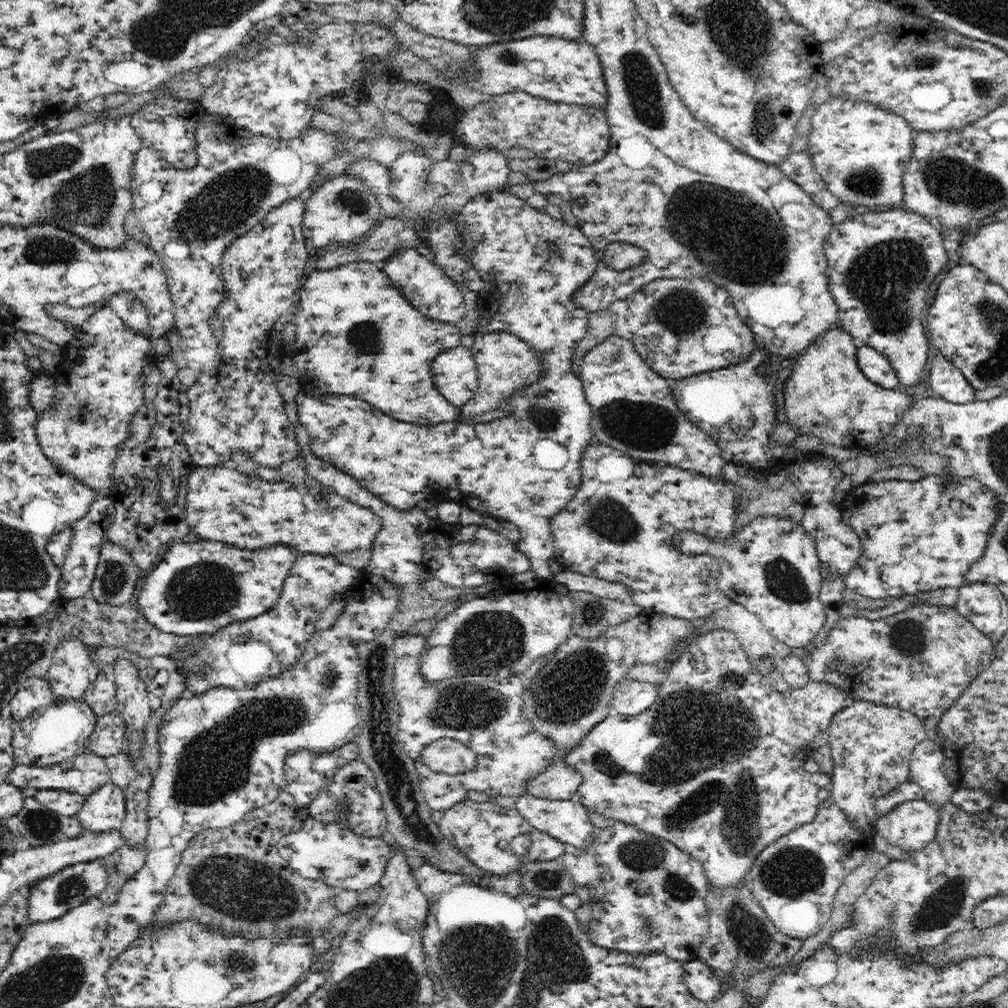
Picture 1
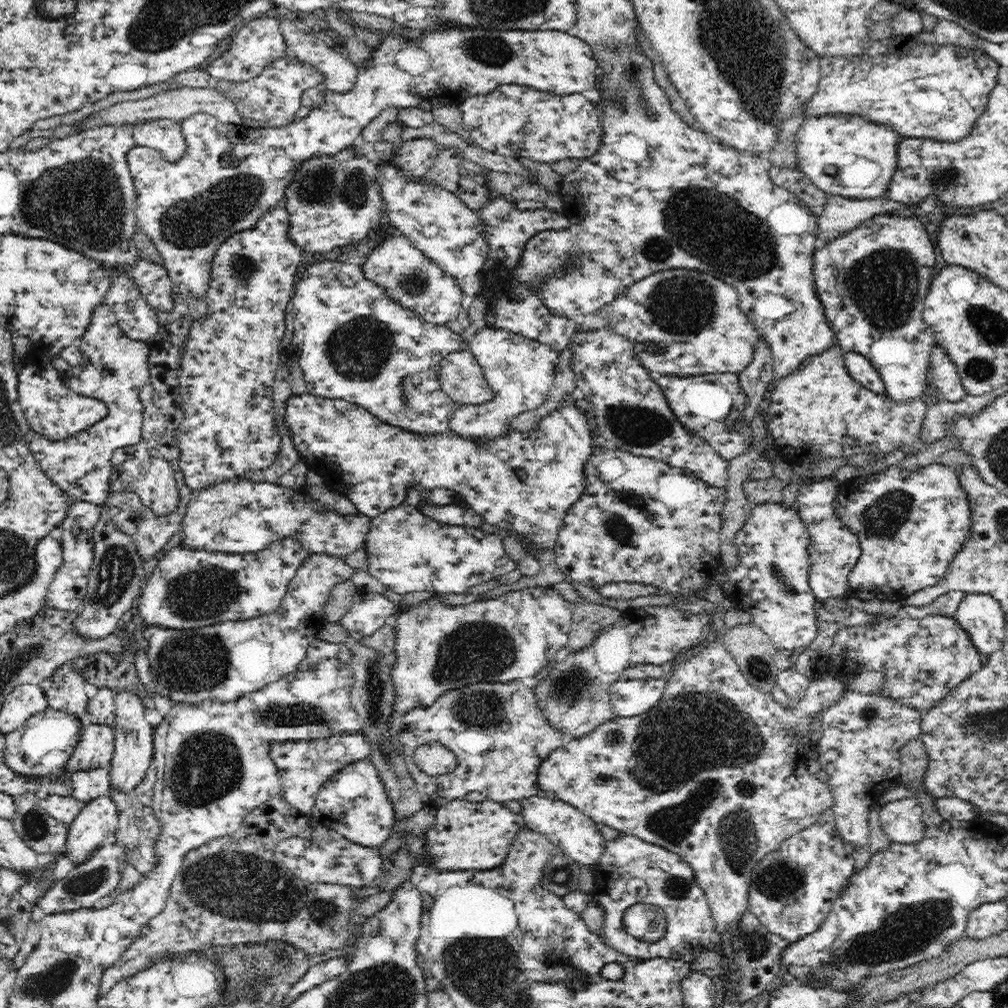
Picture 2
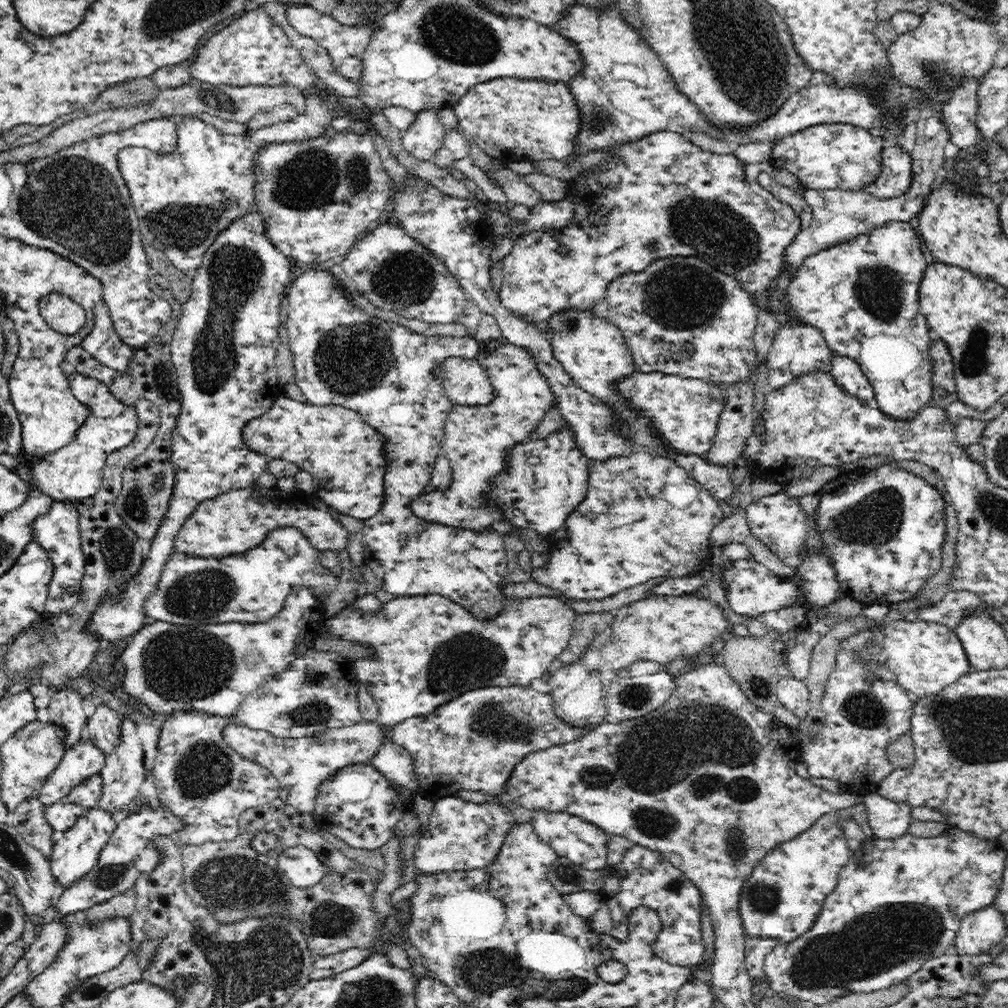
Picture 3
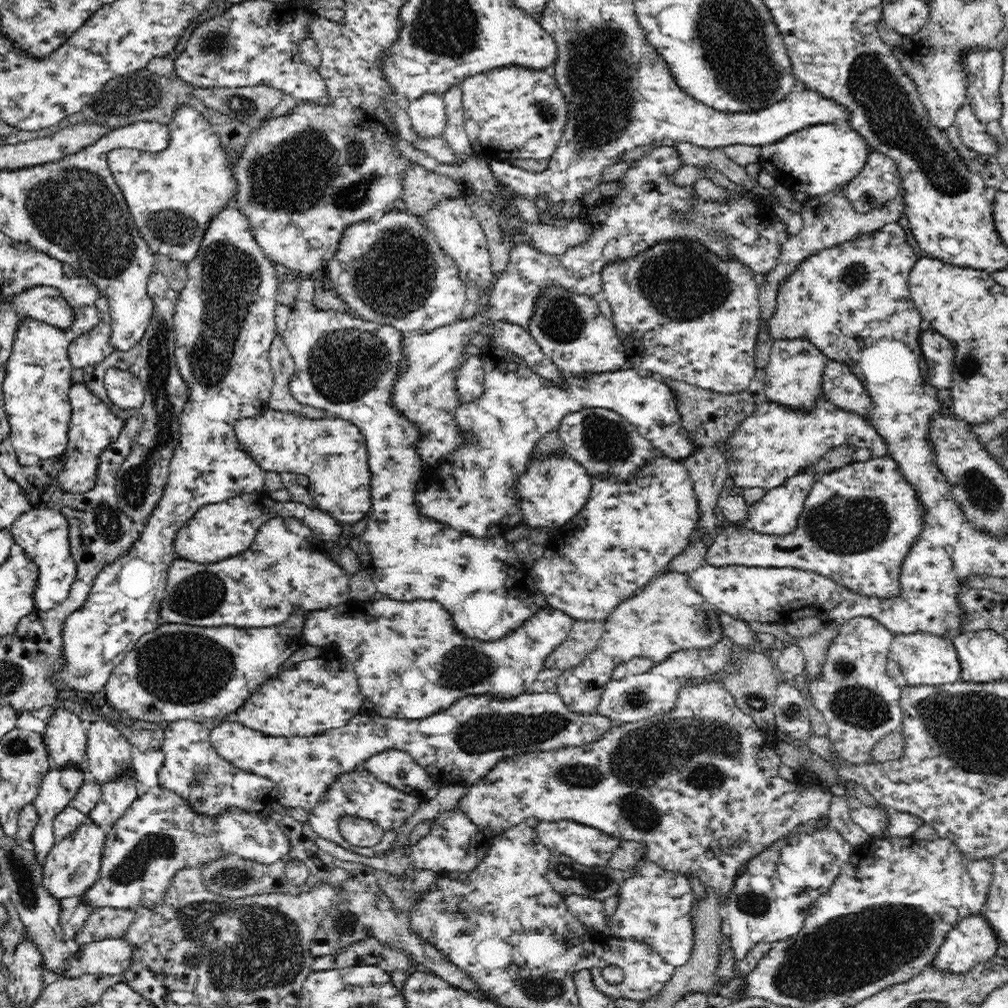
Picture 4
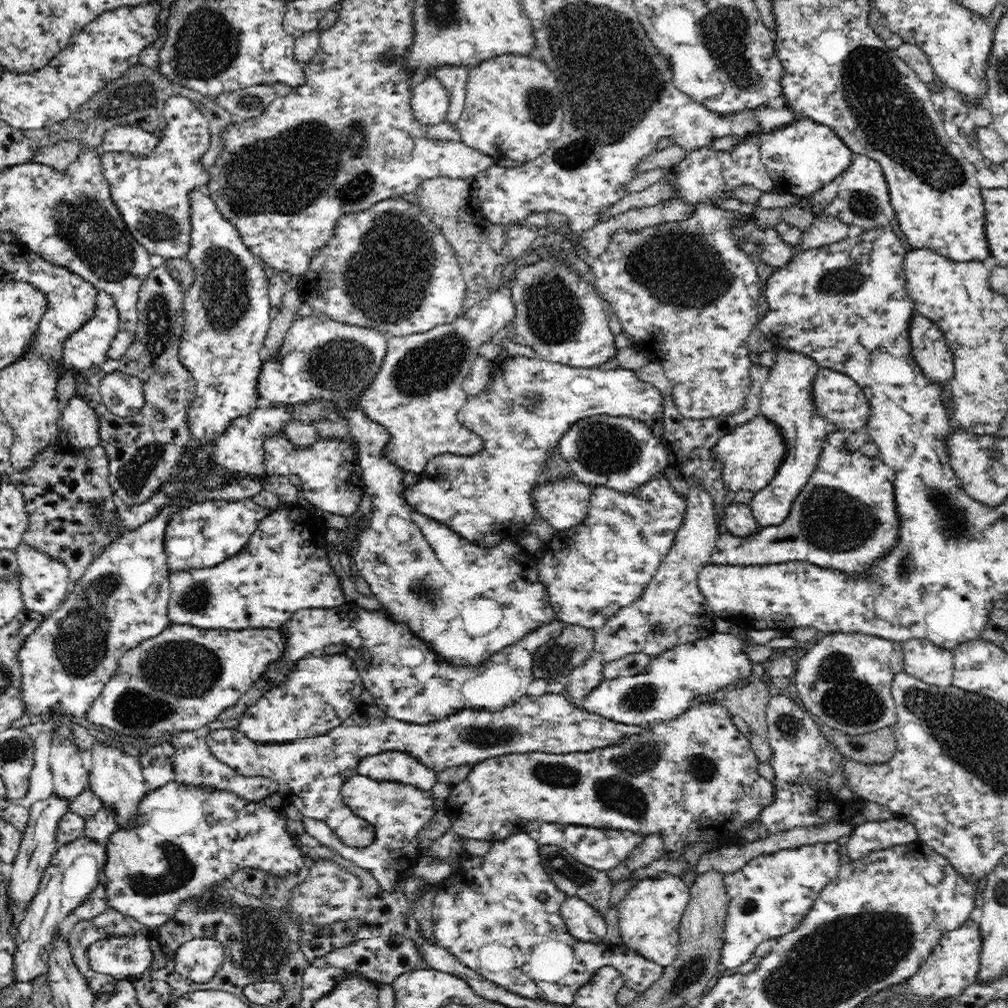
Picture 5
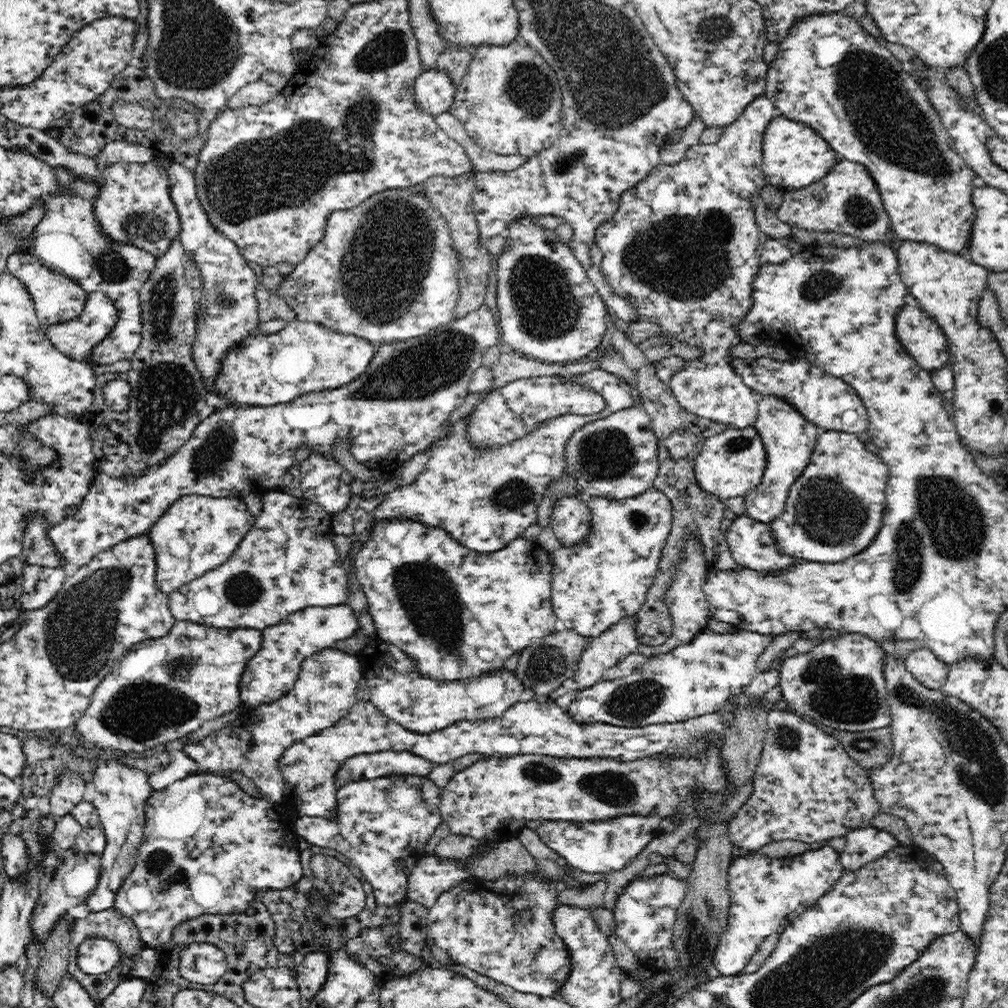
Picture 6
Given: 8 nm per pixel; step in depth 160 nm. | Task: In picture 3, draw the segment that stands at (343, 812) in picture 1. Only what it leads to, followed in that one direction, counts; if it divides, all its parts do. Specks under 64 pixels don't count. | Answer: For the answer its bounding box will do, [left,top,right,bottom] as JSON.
[277,844,336,888]

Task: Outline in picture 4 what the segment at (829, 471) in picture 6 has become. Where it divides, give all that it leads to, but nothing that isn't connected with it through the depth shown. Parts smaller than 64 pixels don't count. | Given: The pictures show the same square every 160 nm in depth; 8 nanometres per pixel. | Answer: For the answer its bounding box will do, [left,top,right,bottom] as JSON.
[705,455,927,600]

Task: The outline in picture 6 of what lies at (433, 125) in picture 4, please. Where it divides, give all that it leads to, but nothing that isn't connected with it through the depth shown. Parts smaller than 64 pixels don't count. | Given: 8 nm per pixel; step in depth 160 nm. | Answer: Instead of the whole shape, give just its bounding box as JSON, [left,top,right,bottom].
[413,69,456,117]

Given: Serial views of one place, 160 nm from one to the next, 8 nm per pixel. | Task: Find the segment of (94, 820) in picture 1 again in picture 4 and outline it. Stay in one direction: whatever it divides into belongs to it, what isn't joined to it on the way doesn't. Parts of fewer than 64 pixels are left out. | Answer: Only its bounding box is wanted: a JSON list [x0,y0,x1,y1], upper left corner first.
[42,821,107,899]

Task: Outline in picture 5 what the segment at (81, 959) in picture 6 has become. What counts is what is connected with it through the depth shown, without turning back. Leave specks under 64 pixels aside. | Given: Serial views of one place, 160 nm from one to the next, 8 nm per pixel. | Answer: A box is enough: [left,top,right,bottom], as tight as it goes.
[88,936,152,981]

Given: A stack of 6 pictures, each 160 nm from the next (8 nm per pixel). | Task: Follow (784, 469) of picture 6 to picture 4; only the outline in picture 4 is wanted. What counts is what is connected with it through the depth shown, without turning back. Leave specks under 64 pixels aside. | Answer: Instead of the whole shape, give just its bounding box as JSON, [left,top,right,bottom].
[747,336,828,537]

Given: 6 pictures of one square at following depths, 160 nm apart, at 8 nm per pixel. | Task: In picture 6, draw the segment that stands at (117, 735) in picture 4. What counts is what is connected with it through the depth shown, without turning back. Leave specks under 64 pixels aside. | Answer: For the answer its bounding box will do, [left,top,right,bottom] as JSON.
[85,757,152,914]

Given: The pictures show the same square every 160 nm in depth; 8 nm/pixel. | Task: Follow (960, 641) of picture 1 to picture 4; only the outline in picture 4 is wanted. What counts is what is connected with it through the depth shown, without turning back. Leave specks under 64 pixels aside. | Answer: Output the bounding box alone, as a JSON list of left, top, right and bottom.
[887,630,962,687]

